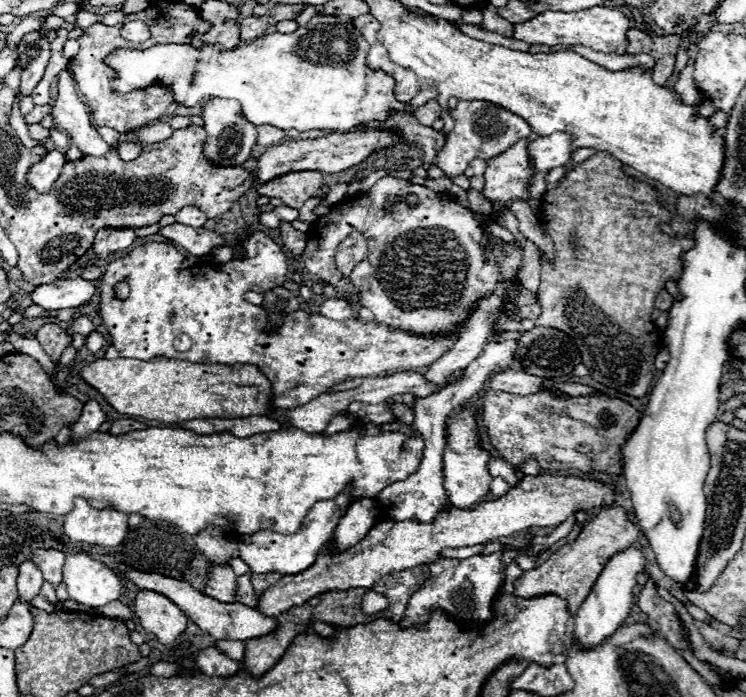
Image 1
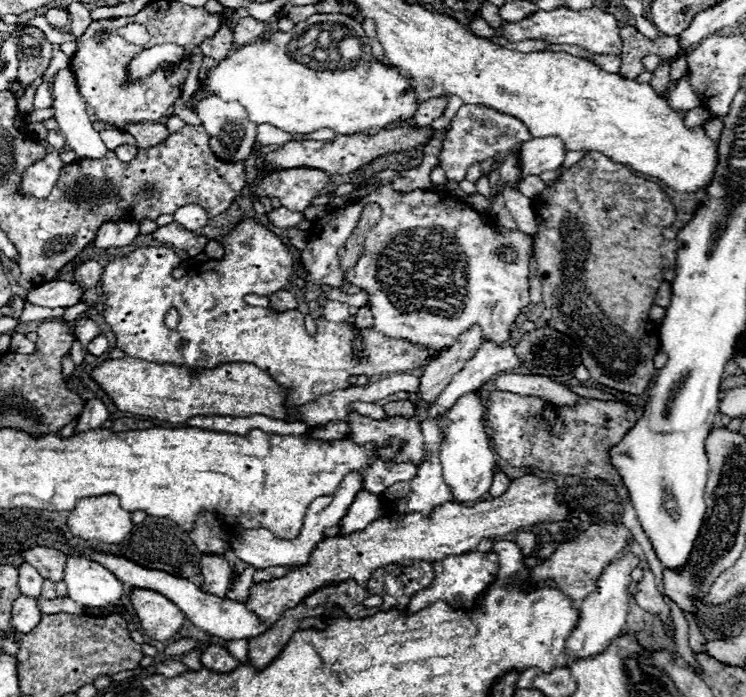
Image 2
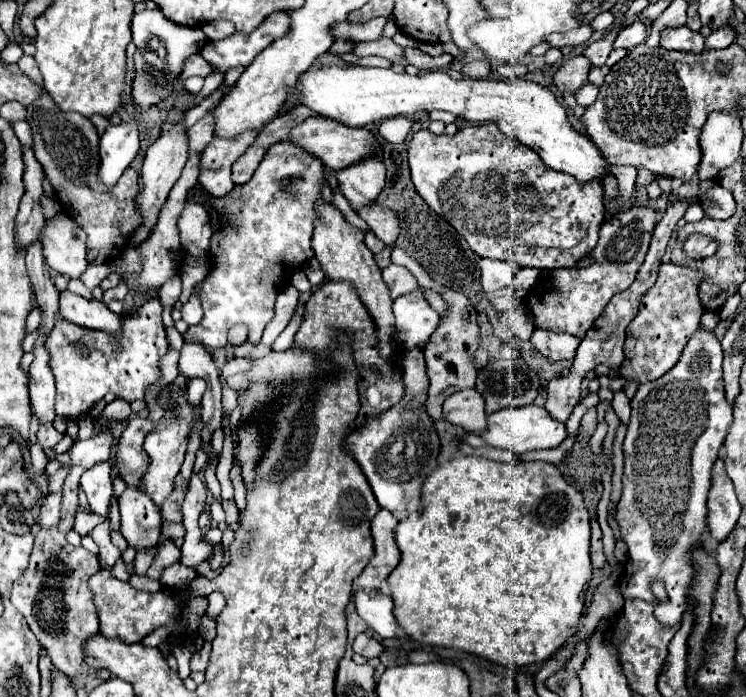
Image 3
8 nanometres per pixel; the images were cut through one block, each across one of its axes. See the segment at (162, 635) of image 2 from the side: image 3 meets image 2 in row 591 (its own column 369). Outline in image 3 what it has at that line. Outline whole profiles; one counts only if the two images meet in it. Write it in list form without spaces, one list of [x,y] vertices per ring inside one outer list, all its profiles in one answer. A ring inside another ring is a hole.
[[[310,116],[304,122],[296,124],[290,130],[288,140],[292,144],[296,144],[298,148],[306,150],[308,154],[312,152],[312,156],[322,160],[322,164],[332,168],[332,170],[340,170],[348,164],[354,164],[354,162],[362,160],[364,156],[372,154],[372,150],[380,152],[380,146],[376,142],[376,138],[366,128],[350,128],[350,126],[344,126],[344,124],[340,124],[332,118],[324,118],[324,116]]]

